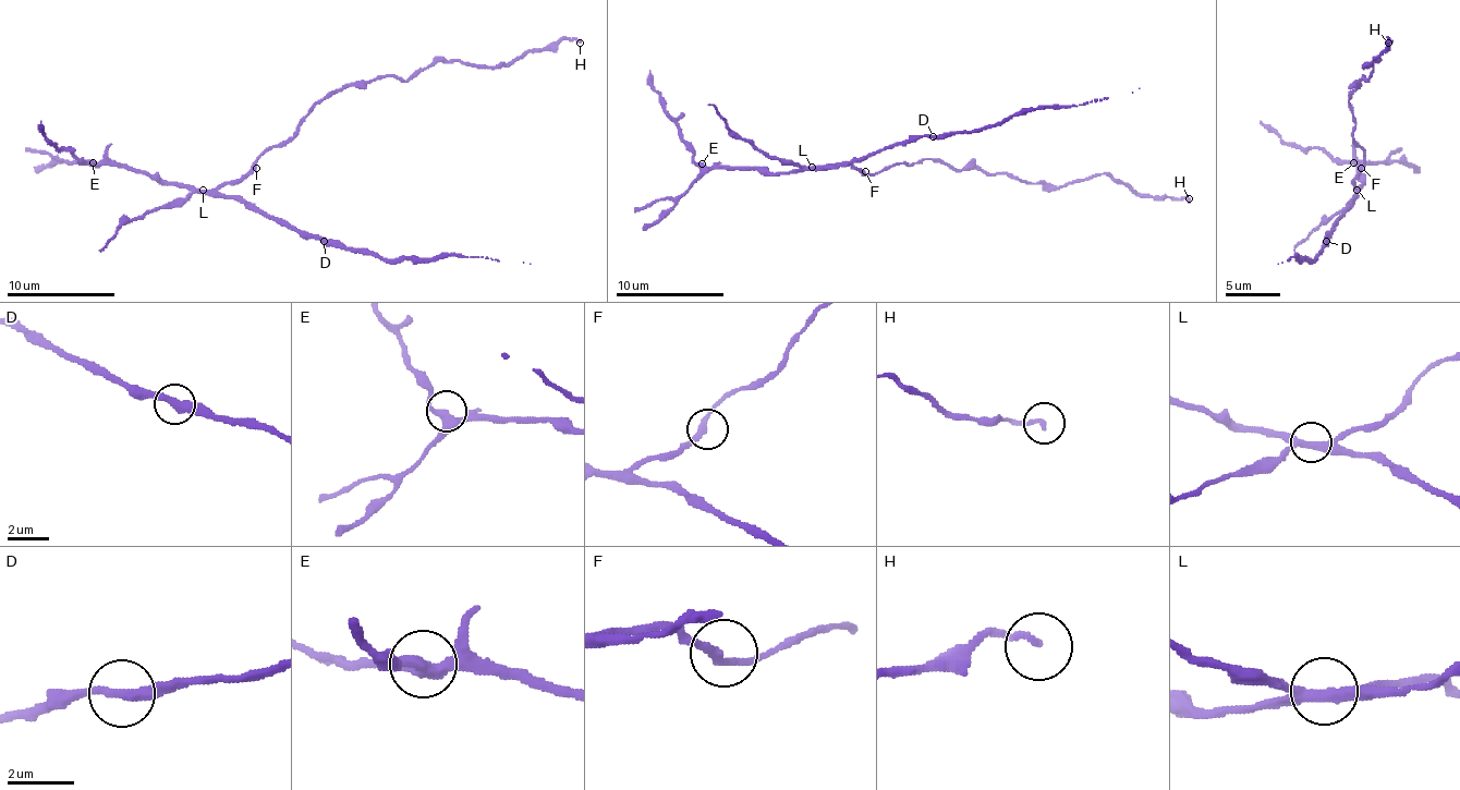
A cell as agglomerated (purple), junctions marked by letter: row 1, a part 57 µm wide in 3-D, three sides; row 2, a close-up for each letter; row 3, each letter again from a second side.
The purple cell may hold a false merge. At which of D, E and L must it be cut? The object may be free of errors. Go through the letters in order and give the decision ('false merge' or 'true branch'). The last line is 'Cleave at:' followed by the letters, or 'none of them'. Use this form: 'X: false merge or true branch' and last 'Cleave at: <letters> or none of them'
D: true branch
E: true branch
L: false merge
Cleave at: L

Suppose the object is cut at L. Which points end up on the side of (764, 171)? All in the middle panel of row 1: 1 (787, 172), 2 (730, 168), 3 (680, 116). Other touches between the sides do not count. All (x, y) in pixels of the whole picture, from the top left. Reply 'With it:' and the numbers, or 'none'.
With it: 1, 2, 3

